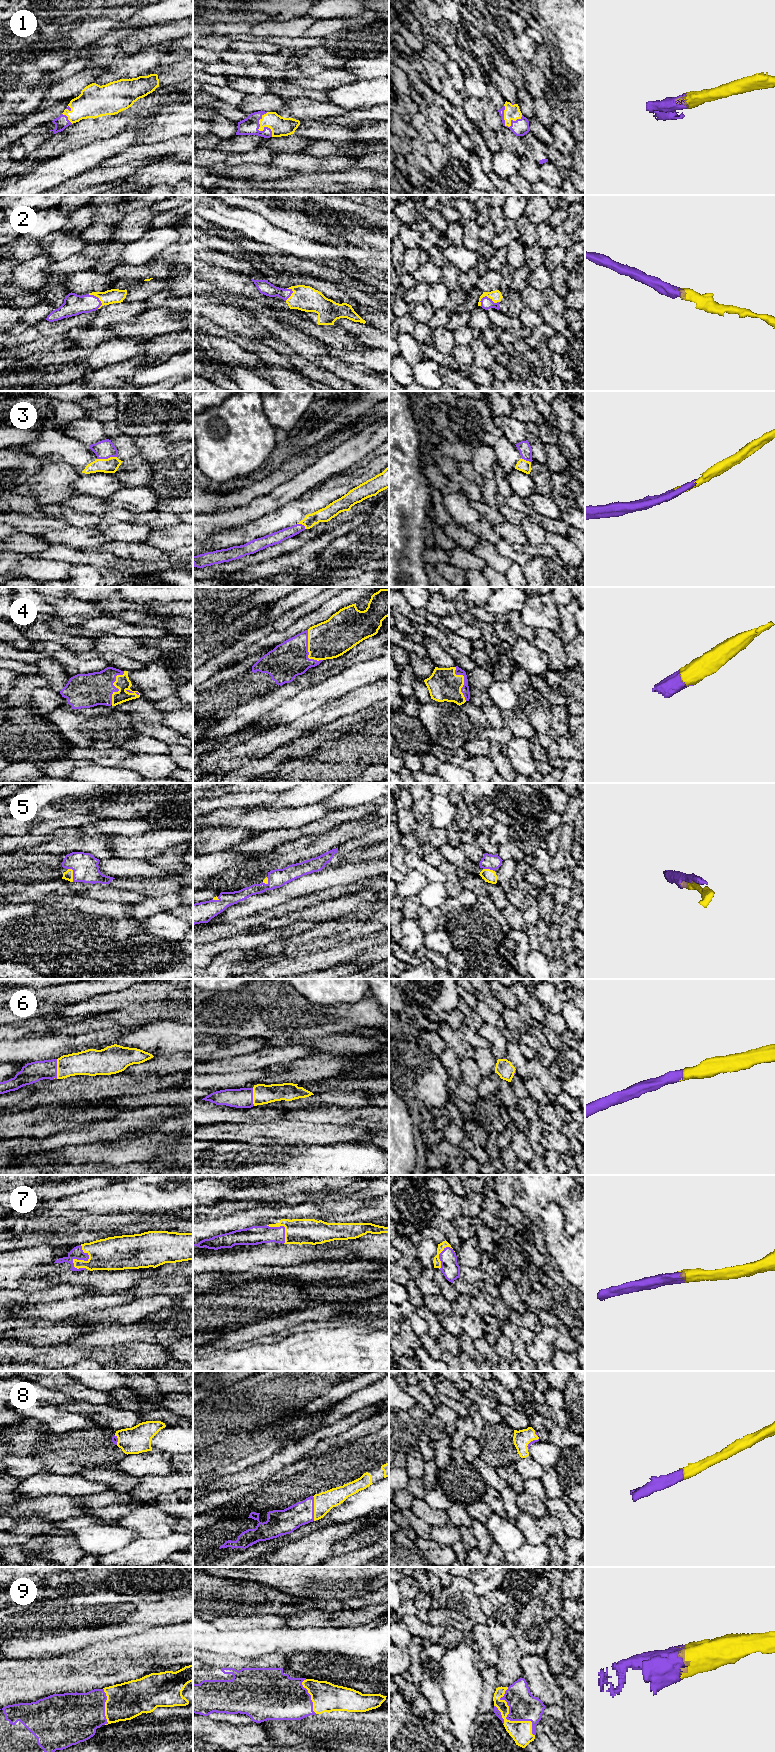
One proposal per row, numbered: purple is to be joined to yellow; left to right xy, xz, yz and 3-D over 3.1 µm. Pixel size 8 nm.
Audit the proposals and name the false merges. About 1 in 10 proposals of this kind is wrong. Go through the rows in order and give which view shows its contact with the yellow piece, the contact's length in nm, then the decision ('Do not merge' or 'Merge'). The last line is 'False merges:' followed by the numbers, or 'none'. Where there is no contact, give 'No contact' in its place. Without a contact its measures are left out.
1: Touches yellow in yz. Shared border 190 nm. Merge
2: Touches yellow in yz. Shared border 160 nm. Merge
3: Touches yellow in xy. Shared border 160 nm. Merge
4: Touches yellow in xy. Shared border 300 nm. Merge
5: Touches yellow in xy. Shared border 120 nm. Merge
6: Touches yellow in xy. Shared border 160 nm. Merge
7: Touches yellow in xy. Shared border 200 nm. Merge
8: Touches yellow in xz. Shared border 200 nm. Merge
9: Touches yellow in yz. Shared border 440 nm. Merge
False merges: none

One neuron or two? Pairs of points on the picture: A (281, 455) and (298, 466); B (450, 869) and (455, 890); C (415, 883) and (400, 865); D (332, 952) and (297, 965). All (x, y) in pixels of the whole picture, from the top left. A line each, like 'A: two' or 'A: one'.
A: two
B: one
C: one
D: one

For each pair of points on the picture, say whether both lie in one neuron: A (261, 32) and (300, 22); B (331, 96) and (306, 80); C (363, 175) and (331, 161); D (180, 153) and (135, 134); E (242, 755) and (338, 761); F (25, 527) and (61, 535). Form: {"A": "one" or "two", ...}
{"A": "one", "B": "two", "C": "two", "D": "two", "E": "two", "F": "two"}

